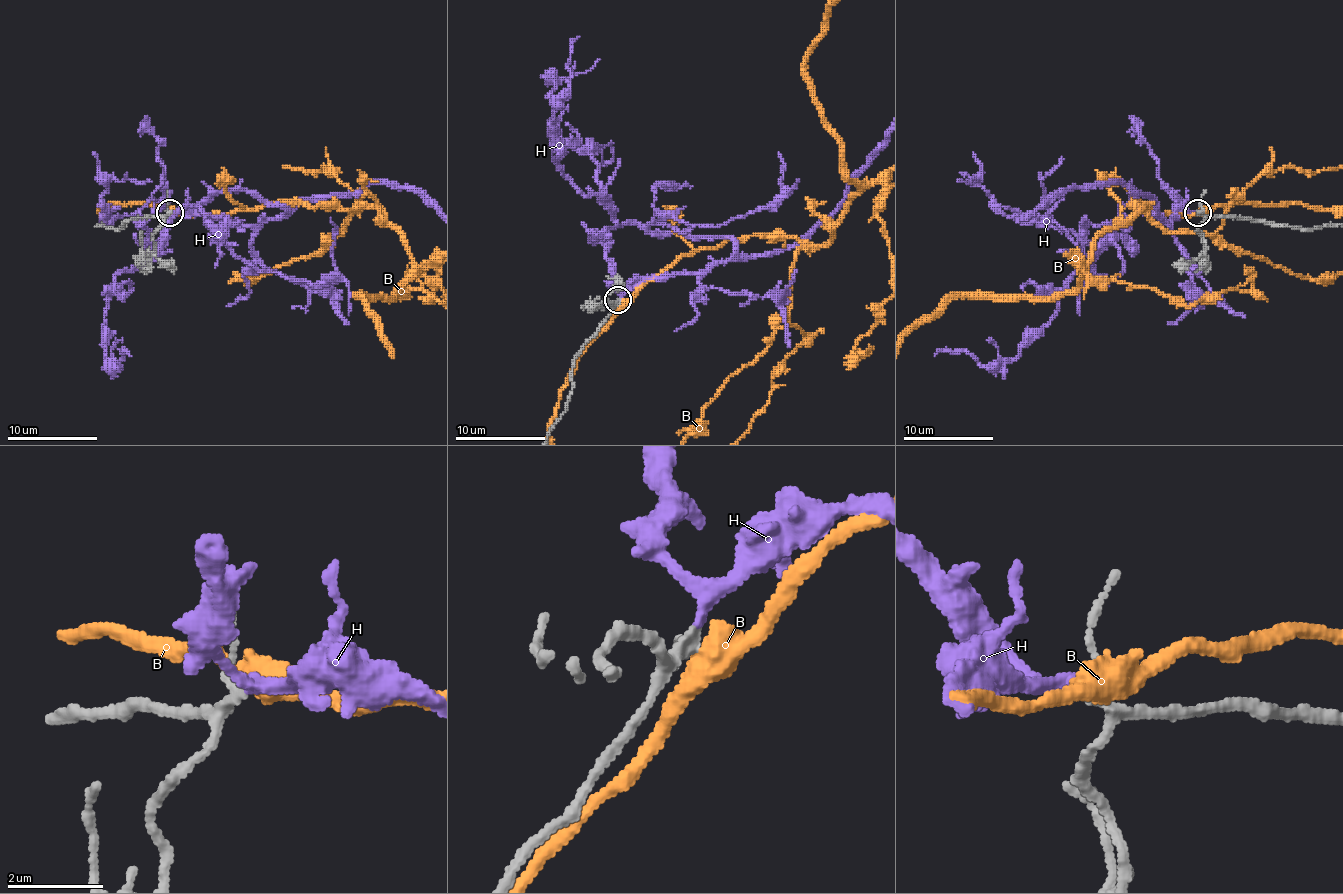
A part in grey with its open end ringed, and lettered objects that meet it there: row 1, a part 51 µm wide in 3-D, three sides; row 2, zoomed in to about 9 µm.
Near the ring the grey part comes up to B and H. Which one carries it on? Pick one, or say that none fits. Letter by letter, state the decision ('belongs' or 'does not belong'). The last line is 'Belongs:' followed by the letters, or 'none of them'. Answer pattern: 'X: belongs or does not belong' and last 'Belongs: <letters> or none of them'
B: does not belong
H: belongs
Belongs: H

